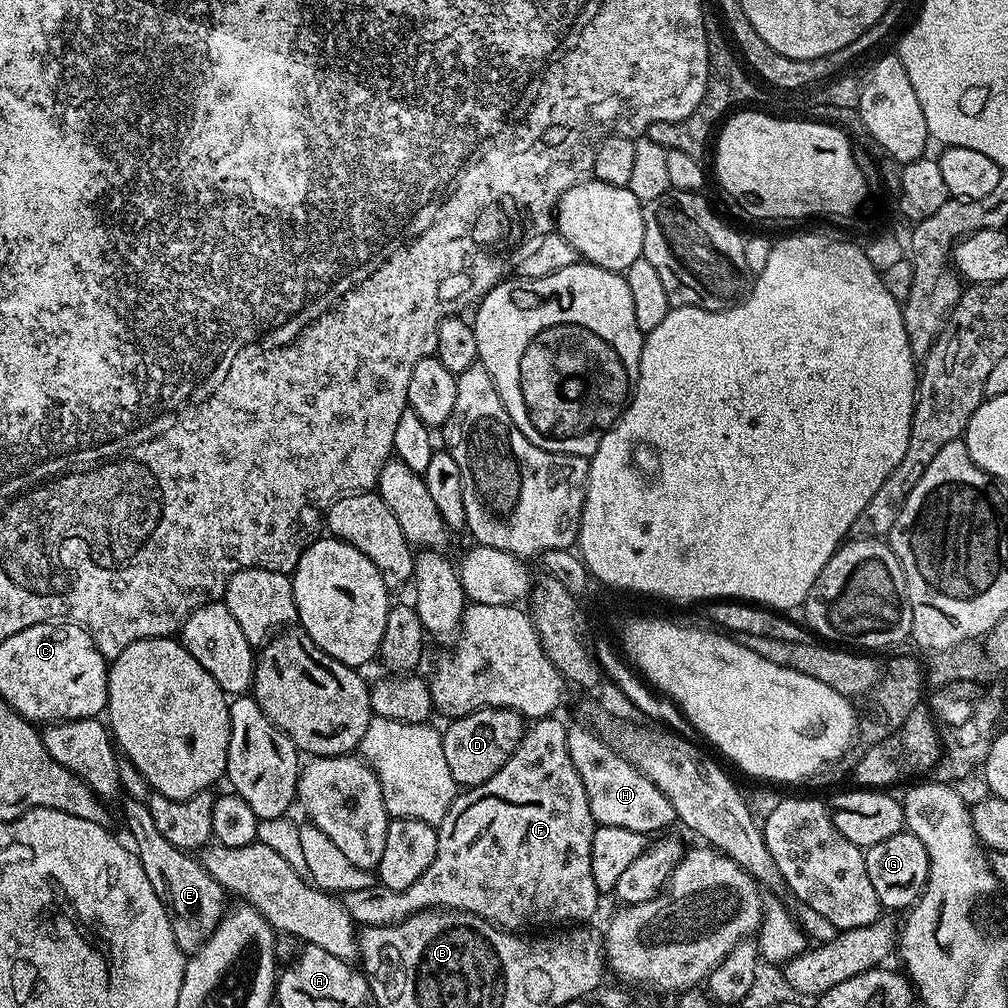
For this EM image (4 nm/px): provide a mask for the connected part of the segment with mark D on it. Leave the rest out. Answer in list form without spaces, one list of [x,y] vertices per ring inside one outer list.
[[[479,708],[477,712],[455,717],[449,724],[452,725],[448,729],[445,727],[442,732],[442,750],[446,754],[446,766],[450,766],[450,774],[454,774],[454,782],[465,789],[477,788],[479,784],[498,774],[498,770],[514,754],[526,731],[525,717],[508,708]]]

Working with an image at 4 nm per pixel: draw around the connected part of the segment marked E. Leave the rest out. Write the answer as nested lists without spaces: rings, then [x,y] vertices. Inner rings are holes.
[[[127,795],[122,801],[136,857],[142,862],[142,870],[146,870],[146,878],[150,878],[150,886],[154,886],[154,894],[158,894],[158,898],[164,903],[164,908],[170,916],[174,938],[185,954],[196,952],[210,938],[225,914],[224,887],[210,875],[197,857],[196,860],[192,857],[195,855],[162,838],[158,826],[154,826],[154,817],[150,815],[147,803],[135,801]]]

